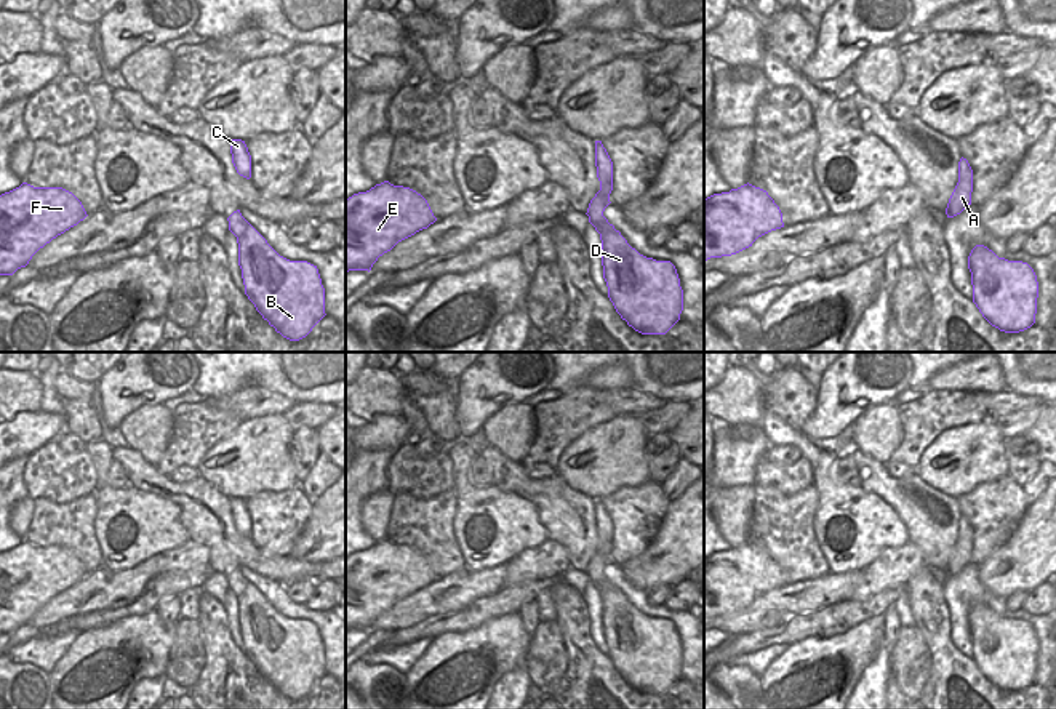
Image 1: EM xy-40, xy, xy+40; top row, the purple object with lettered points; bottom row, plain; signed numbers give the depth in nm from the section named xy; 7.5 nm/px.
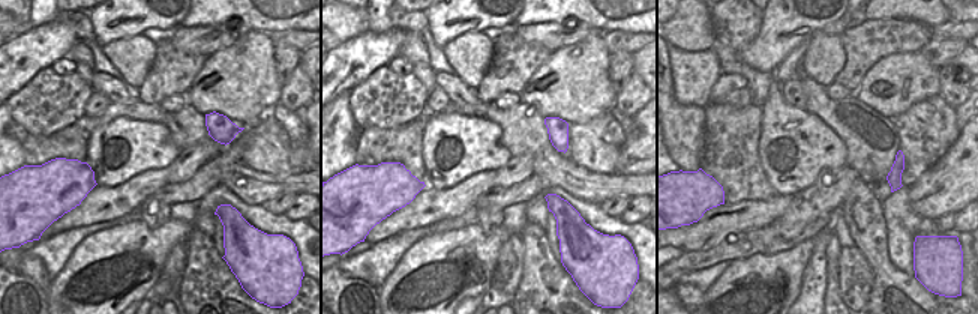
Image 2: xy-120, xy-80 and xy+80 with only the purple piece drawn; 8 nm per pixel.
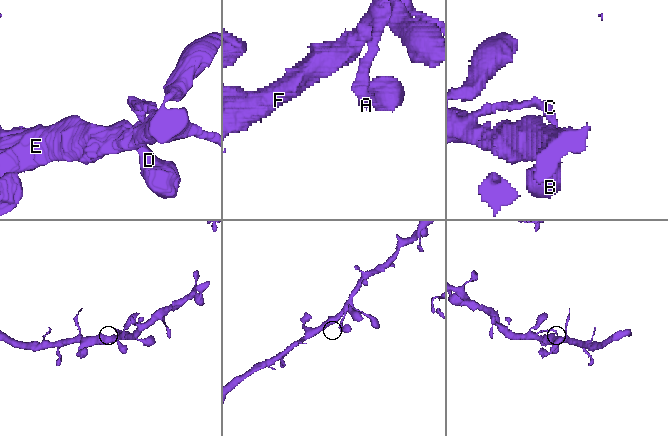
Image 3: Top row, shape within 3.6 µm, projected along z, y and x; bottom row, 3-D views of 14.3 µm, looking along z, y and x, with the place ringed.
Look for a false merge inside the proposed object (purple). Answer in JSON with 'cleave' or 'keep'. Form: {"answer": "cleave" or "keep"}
{"answer": "keep"}

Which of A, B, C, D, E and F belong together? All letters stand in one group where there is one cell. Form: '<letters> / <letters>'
A B C D E F

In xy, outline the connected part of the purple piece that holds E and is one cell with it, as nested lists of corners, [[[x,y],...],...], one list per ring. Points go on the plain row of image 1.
[[[389,539],[346,557],[346,631],[371,629],[398,600],[434,583],[427,559]]]

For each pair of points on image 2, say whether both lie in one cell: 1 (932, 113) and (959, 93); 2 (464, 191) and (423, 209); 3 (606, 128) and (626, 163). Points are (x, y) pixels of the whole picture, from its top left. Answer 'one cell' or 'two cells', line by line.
1: two cells
2: one cell
3: two cells

